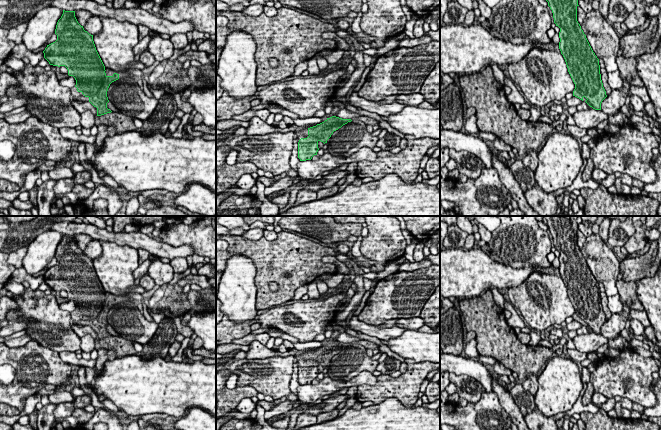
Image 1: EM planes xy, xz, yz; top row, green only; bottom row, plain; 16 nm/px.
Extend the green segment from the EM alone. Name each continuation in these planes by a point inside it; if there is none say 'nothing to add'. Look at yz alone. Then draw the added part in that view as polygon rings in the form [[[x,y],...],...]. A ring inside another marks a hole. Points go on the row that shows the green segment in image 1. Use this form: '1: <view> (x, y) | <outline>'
nothing to add

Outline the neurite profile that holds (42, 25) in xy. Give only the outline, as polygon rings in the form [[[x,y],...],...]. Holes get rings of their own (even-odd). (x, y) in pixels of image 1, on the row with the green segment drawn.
[[[49,6],[38,11],[29,20],[27,30],[22,37],[27,50],[33,51],[46,44],[55,33],[57,22],[62,14],[62,9]]]

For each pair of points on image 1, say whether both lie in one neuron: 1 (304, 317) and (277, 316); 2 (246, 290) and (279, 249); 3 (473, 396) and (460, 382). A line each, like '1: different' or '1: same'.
1: same
2: different
3: same

